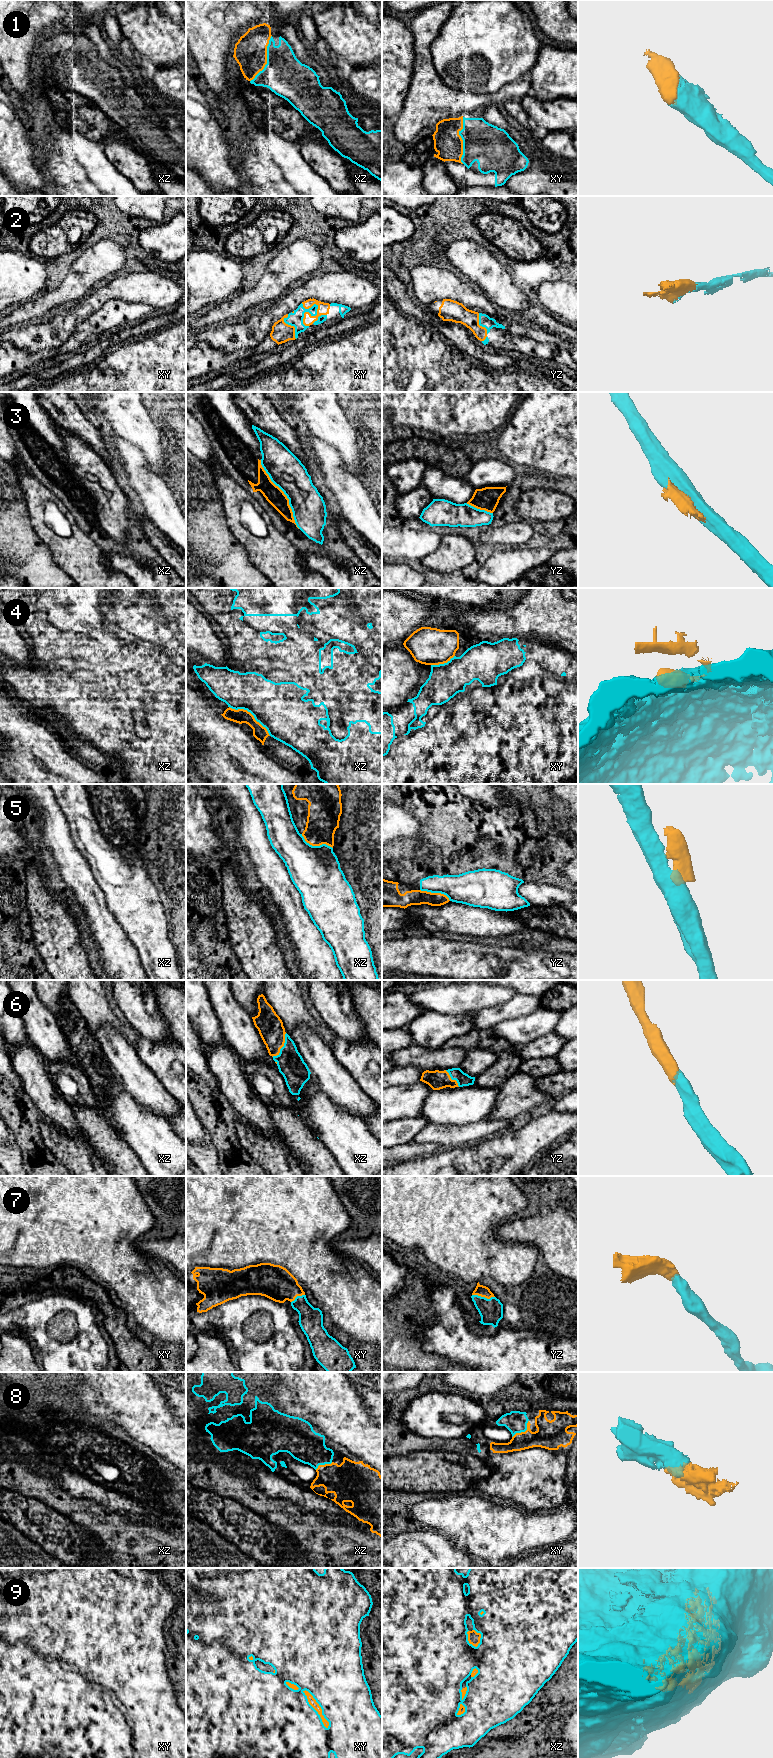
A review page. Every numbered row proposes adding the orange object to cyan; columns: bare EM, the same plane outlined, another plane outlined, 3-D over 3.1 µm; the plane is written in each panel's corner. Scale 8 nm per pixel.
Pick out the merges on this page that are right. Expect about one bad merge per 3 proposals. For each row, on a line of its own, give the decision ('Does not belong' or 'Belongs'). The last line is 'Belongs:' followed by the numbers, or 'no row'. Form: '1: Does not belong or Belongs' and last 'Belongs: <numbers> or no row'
1: Belongs
2: Belongs
3: Does not belong
4: Does not belong
5: Does not belong
6: Belongs
7: Belongs
8: Belongs
9: Belongs
Belongs: 1, 2, 6, 7, 8, 9

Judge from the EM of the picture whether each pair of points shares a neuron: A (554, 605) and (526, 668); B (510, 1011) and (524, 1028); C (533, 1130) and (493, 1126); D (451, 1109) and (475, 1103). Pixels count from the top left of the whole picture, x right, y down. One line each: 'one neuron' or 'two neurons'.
A: two neurons
B: two neurons
C: two neurons
D: one neuron

